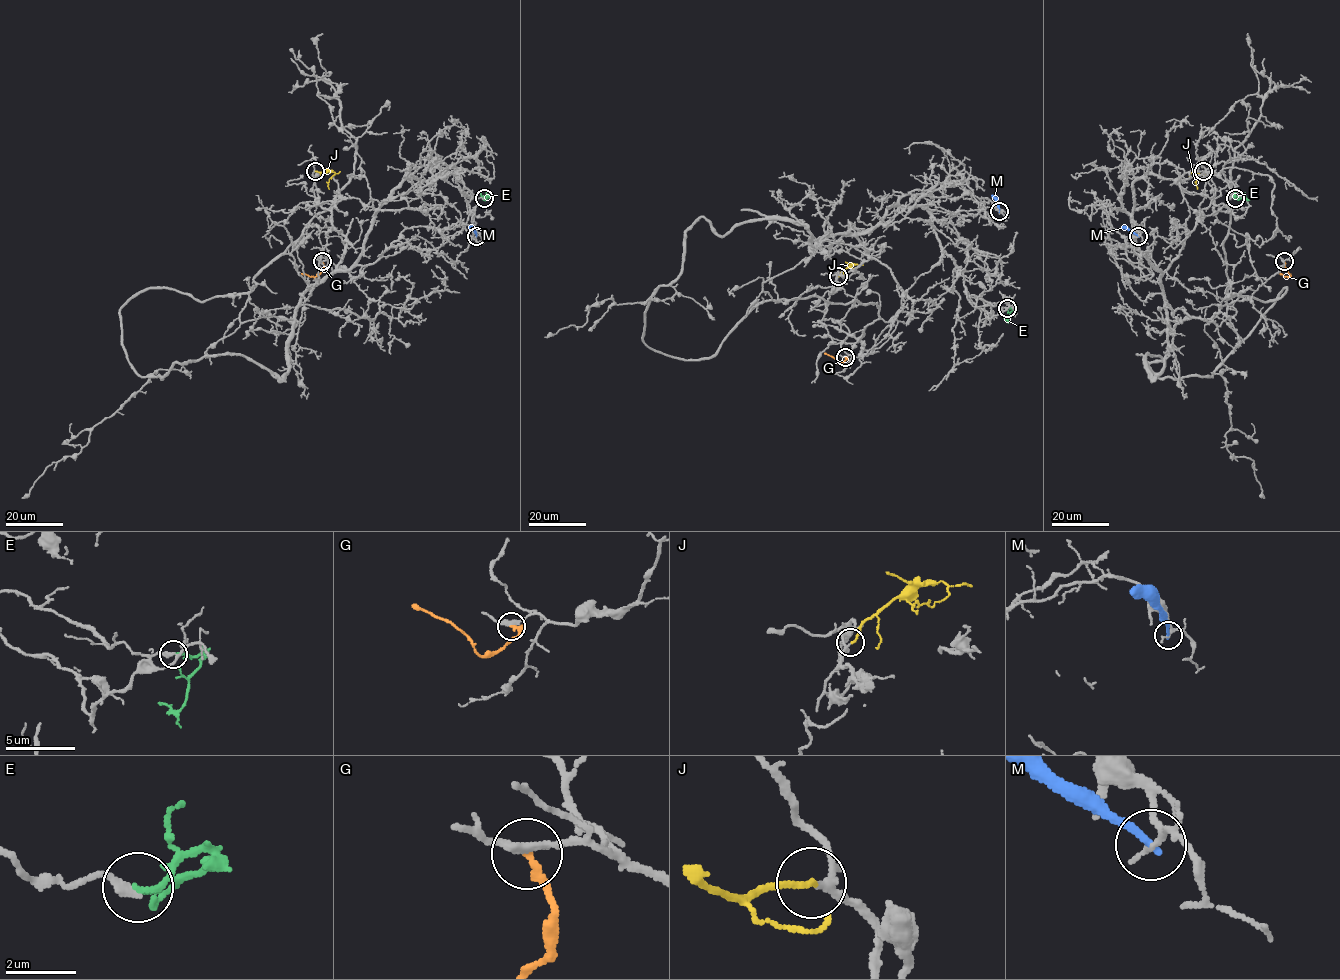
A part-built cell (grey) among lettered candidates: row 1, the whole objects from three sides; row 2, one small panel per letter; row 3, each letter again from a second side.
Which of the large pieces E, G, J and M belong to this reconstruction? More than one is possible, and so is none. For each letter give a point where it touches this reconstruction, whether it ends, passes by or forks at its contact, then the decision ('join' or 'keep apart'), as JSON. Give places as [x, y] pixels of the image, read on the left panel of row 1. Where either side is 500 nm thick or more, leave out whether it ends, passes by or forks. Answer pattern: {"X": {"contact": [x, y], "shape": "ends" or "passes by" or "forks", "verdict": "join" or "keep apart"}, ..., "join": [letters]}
{"E": {"contact": [484, 198], "shape": "ends", "verdict": "keep apart"}, "G": {"contact": [322, 261], "shape": "ends", "verdict": "keep apart"}, "J": {"contact": [315, 171], "shape": "ends", "verdict": "join"}, "M": {"contact": [476, 236], "shape": "ends", "verdict": "keep apart"}, "join": ["J"]}

